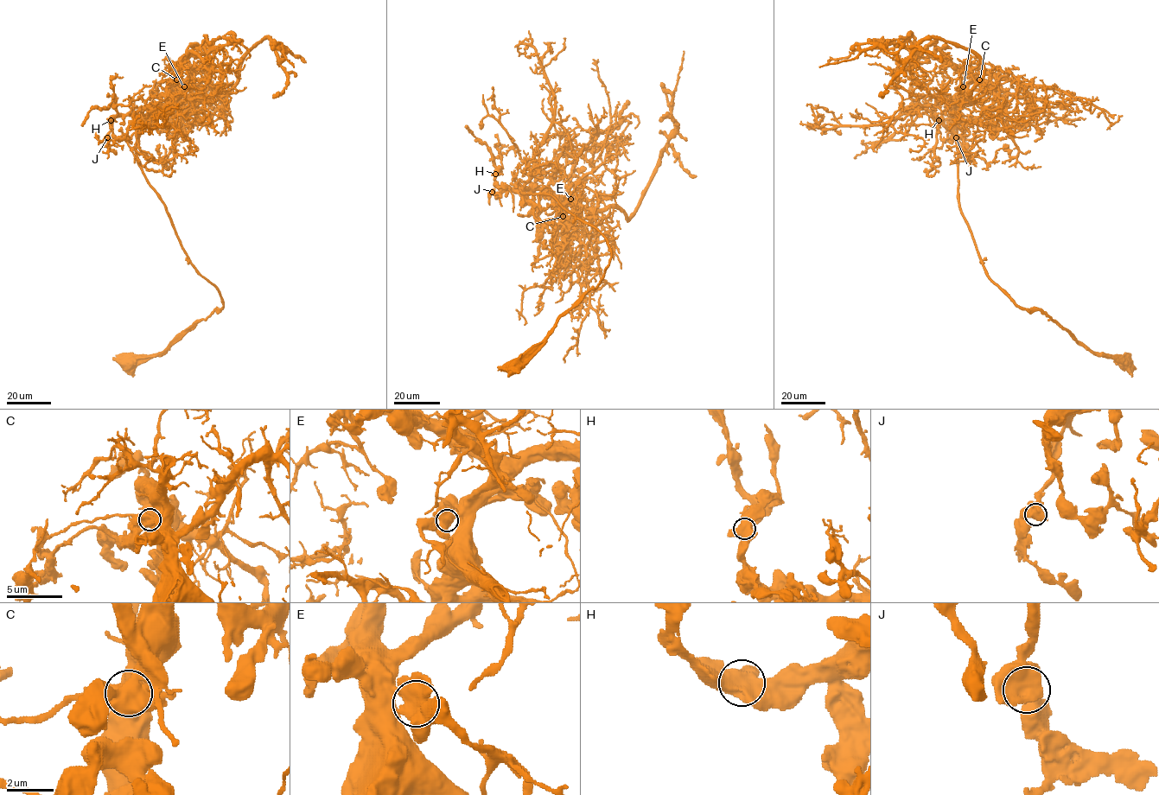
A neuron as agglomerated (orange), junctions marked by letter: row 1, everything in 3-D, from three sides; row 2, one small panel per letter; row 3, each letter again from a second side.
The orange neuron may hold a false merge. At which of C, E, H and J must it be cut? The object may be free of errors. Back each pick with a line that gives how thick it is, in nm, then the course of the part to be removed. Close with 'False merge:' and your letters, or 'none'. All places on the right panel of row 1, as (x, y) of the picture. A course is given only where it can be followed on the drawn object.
False merge: none

